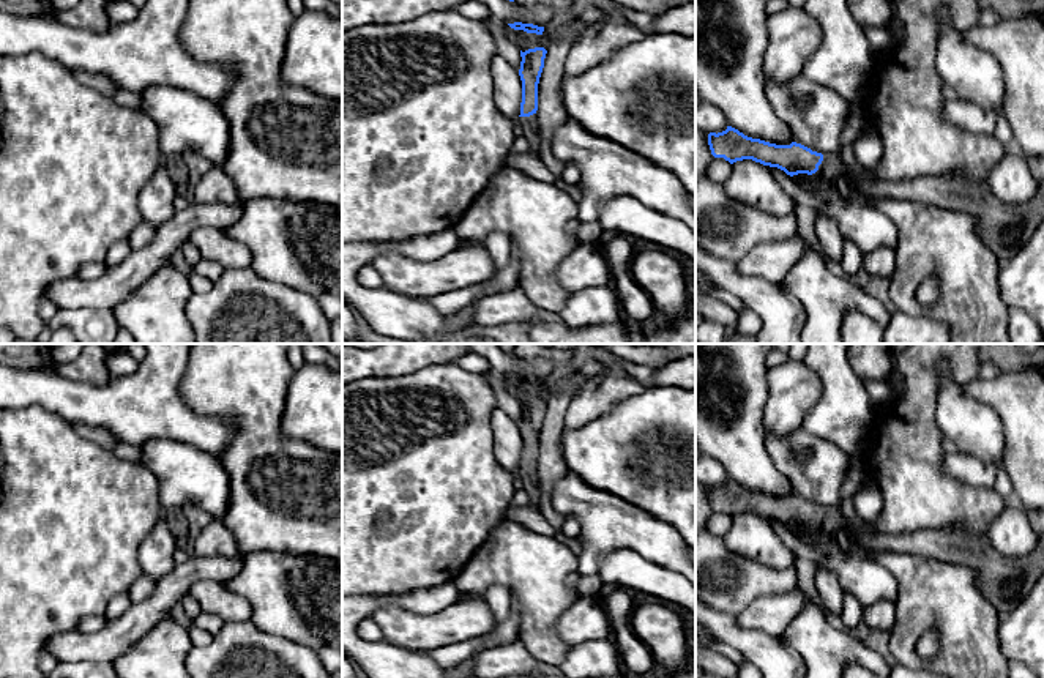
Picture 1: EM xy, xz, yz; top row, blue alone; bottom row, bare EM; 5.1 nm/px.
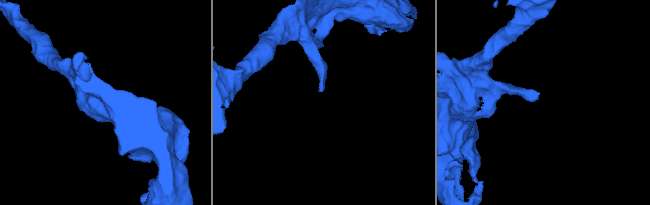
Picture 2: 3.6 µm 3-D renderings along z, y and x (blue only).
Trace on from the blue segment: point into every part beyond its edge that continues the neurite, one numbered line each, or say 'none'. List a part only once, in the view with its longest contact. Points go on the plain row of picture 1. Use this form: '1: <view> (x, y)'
1: xz (530, 484)

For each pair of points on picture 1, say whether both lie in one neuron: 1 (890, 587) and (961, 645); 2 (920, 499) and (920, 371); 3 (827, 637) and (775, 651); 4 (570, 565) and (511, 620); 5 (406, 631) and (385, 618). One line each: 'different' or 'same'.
1: different
2: same
3: different
4: different
5: same

